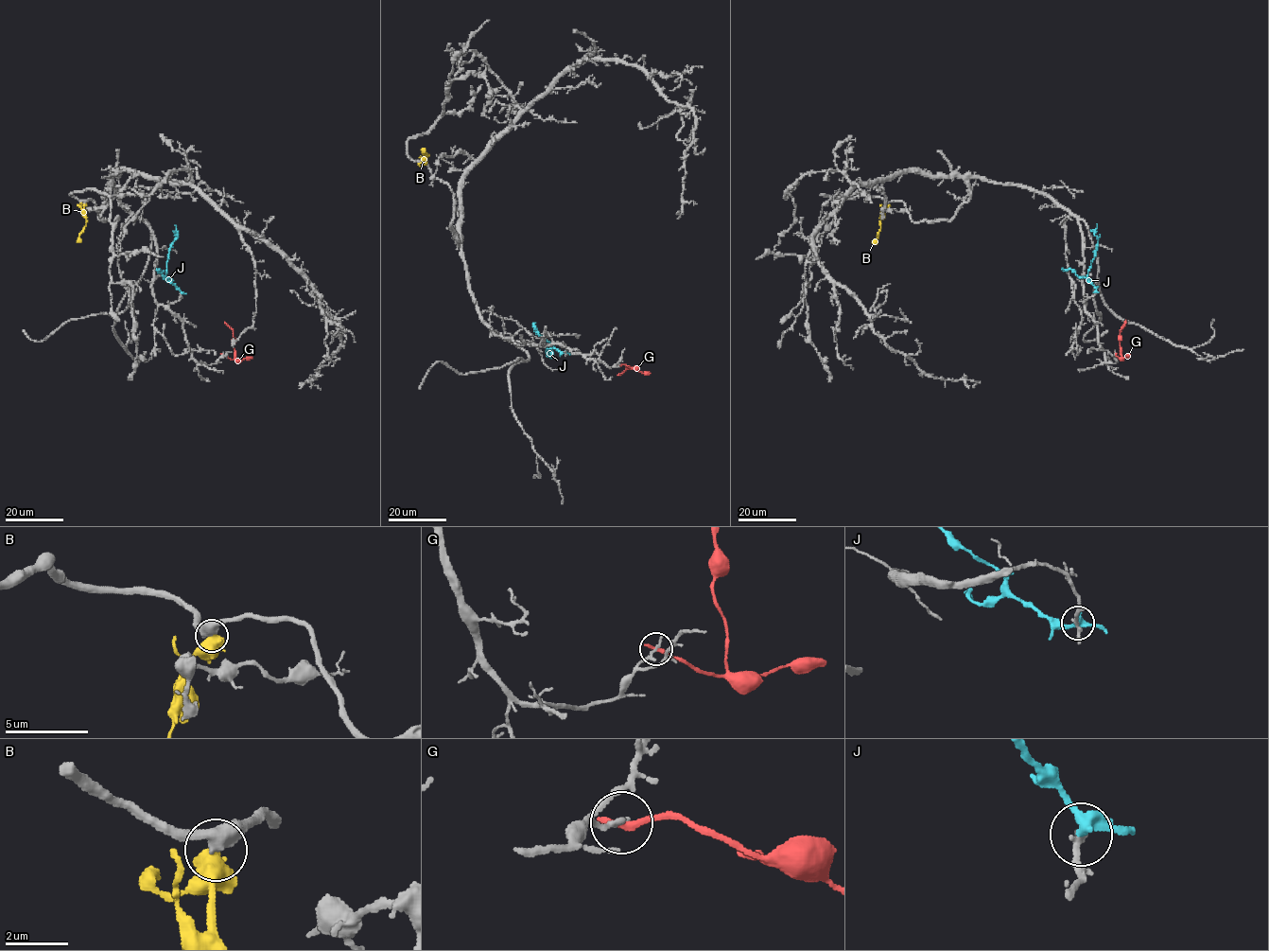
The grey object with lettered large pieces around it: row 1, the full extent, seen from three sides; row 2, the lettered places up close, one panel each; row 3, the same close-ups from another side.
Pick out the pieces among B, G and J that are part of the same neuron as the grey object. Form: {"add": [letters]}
{"add": []}

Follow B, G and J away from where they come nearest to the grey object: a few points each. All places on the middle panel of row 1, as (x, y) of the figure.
B: (425, 163), (428, 155), (423, 153), (424, 149)
G: (618, 364), (632, 368), (625, 367), (617, 375)
J: (565, 353), (546, 347), (547, 356), (553, 354), (548, 356)

